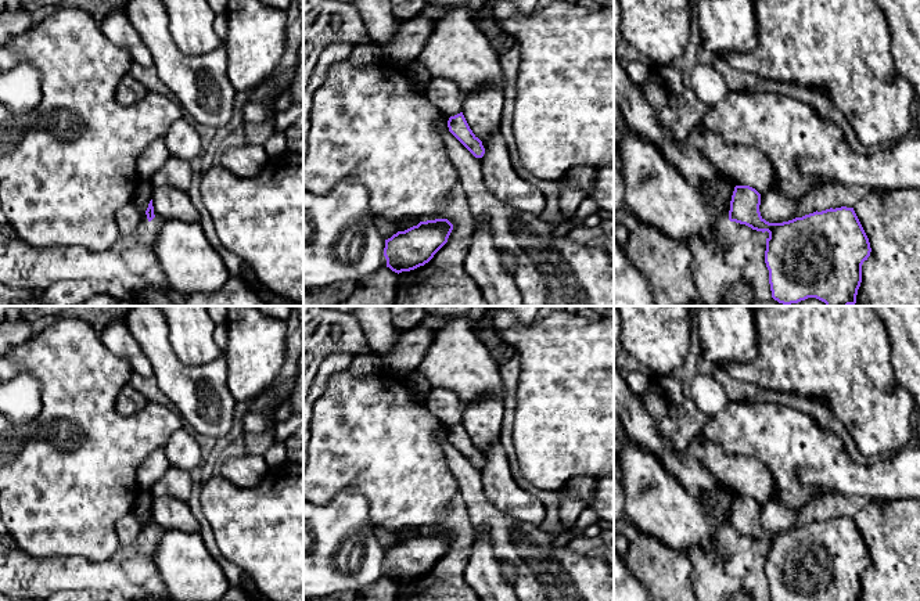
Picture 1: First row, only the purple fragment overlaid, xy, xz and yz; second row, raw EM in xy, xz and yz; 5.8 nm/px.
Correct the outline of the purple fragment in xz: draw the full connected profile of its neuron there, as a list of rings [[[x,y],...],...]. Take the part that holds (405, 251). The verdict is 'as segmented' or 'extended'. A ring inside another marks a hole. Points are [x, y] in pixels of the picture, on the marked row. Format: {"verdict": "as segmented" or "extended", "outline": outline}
{"verdict": "as segmented", "outline": [[[435,219],[398,231],[385,240],[387,267],[399,274],[424,266],[448,242],[452,230],[448,219]]]}

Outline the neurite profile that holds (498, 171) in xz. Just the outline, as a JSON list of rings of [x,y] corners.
[[[500,132],[489,134],[482,145],[485,154],[481,165],[488,190],[520,213],[539,215],[546,208],[546,198],[539,188],[515,173]]]

